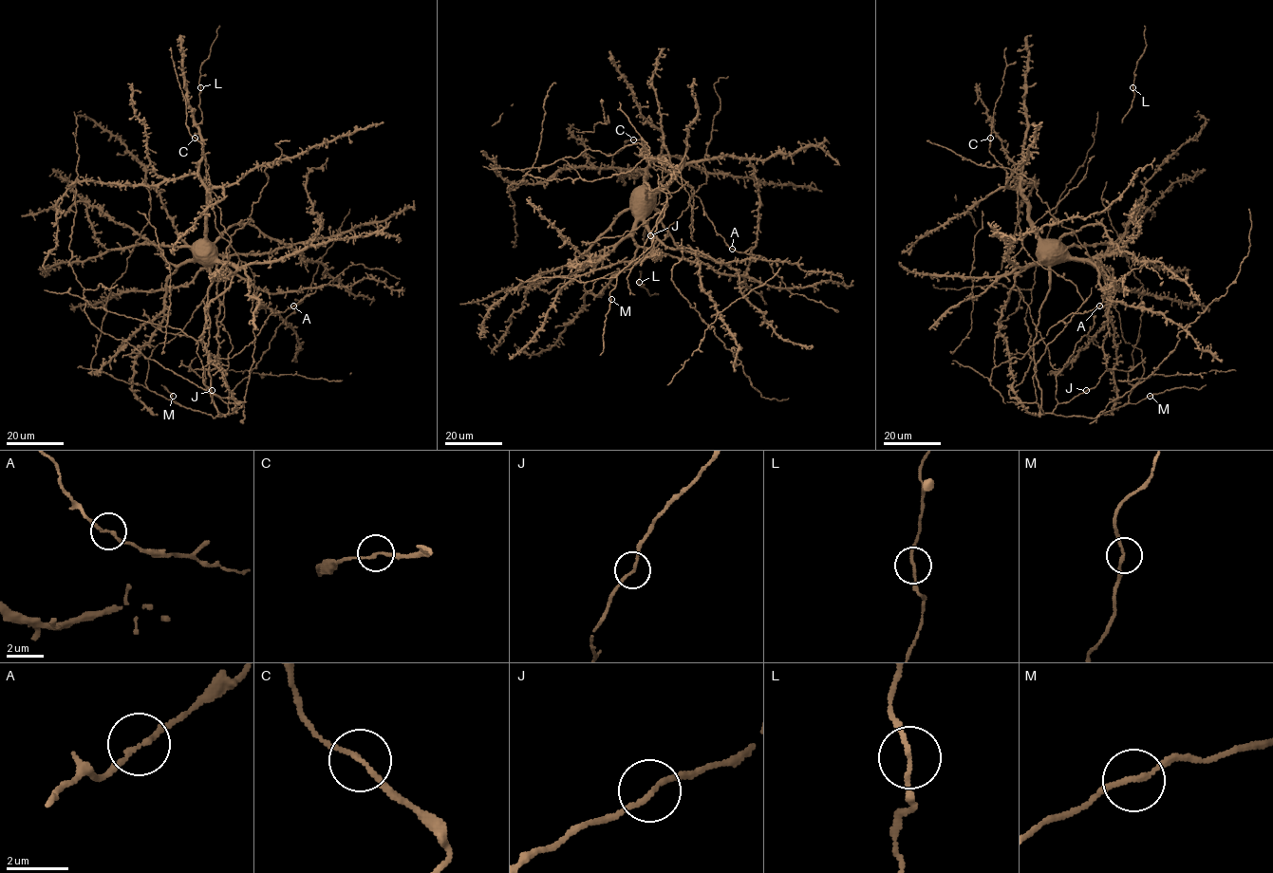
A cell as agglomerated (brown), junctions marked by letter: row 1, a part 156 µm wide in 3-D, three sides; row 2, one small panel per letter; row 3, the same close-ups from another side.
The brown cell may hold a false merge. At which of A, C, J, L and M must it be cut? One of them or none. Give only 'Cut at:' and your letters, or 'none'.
Cut at: none

